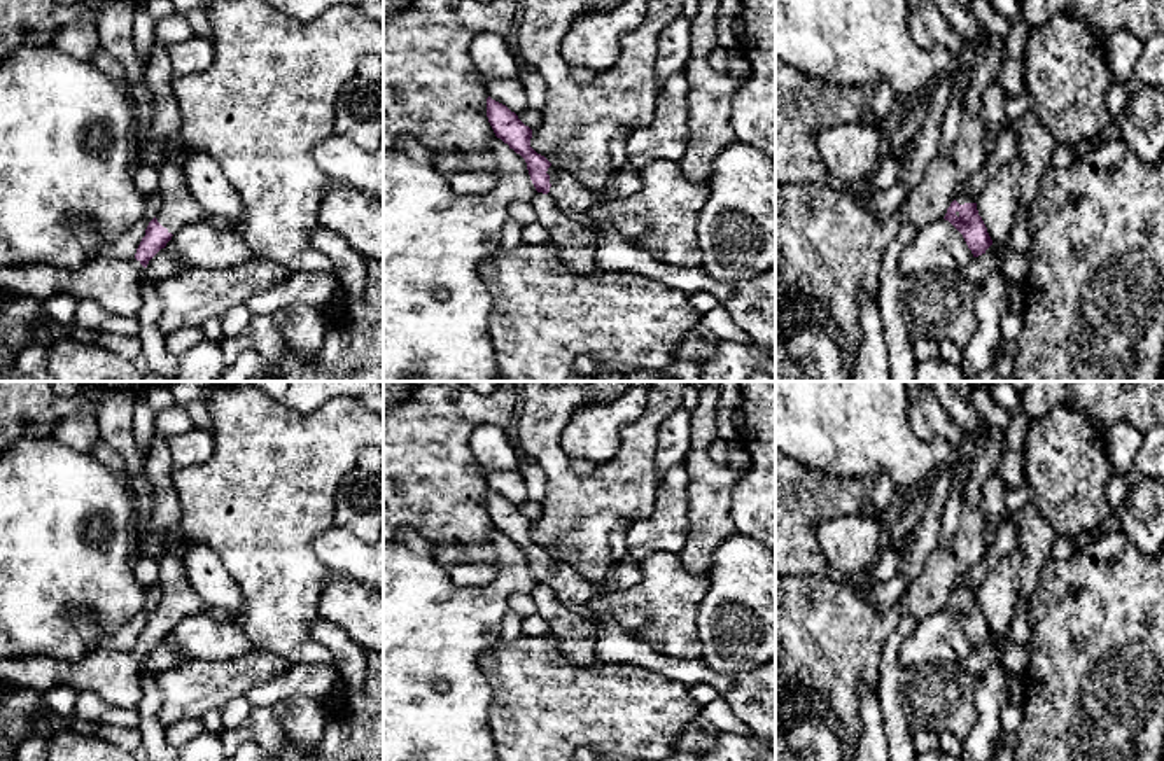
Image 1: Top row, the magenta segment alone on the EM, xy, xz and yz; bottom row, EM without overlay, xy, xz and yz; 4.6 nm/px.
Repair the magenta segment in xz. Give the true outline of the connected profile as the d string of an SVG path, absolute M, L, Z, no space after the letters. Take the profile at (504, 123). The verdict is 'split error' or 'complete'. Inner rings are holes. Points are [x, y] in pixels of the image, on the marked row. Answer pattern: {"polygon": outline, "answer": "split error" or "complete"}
{"polygon": "M488 96L487 117L495 136L525 159L536 191L548 194L567 217L595 233L593 257L600 271L644 273L684 294L707 292L763 352L775 355L775 266L747 282L725 283L702 266L676 268L656 261L618 229L602 229L590 219L599 192L583 187L574 175L537 154L530 147L532 129L515 112Z", "answer": "split error"}

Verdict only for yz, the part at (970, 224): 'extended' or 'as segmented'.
extended

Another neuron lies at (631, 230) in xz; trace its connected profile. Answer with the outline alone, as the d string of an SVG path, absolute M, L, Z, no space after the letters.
M616 217L616 229L621 233L625 240L635 245L635 240L644 233L644 224L632 217Z

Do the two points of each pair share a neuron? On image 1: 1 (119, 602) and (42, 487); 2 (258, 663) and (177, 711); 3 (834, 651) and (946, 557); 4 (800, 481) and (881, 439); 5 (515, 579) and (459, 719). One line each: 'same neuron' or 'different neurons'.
1: same neuron
2: same neuron
3: same neuron
4: different neurons
5: same neuron

